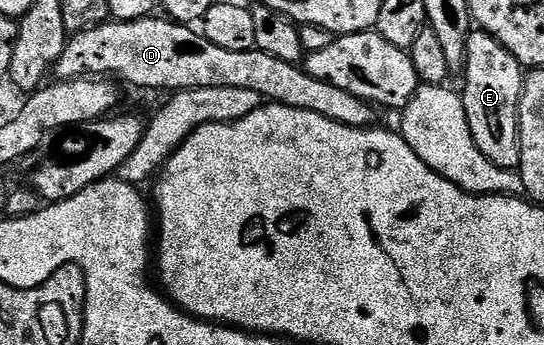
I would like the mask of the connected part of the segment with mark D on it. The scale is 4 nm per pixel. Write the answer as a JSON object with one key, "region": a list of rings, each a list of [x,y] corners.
{"region":[[[147,16],[134,22],[107,20],[101,26],[93,26],[91,30],[77,31],[66,43],[56,74],[62,80],[113,76],[115,79],[123,78],[142,90],[168,90],[167,92],[246,88],[258,92],[267,103],[316,112],[345,126],[369,127],[376,113],[371,103],[344,88],[336,88],[324,80],[316,80],[301,65],[276,60],[276,56],[268,56],[257,48],[244,52],[228,52],[228,48],[219,48],[217,44],[212,44],[212,40],[208,40],[197,29],[162,16]]]}

